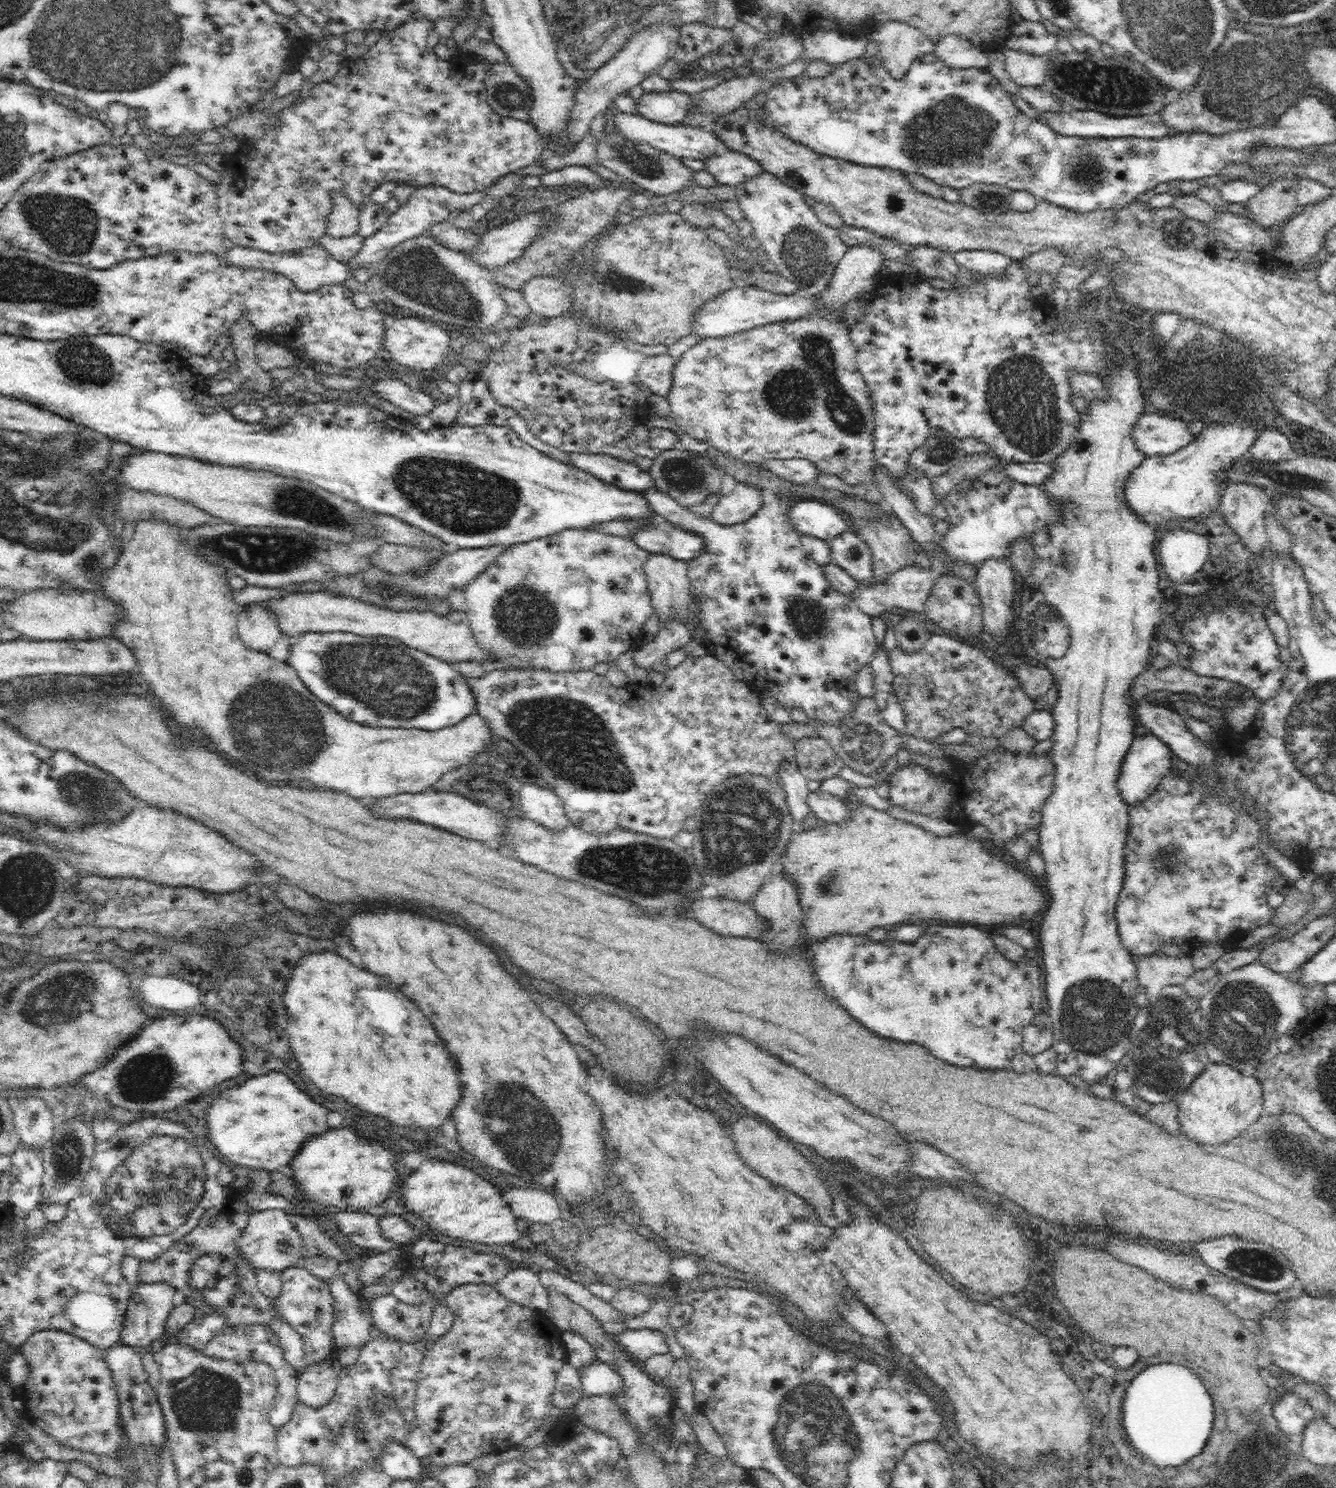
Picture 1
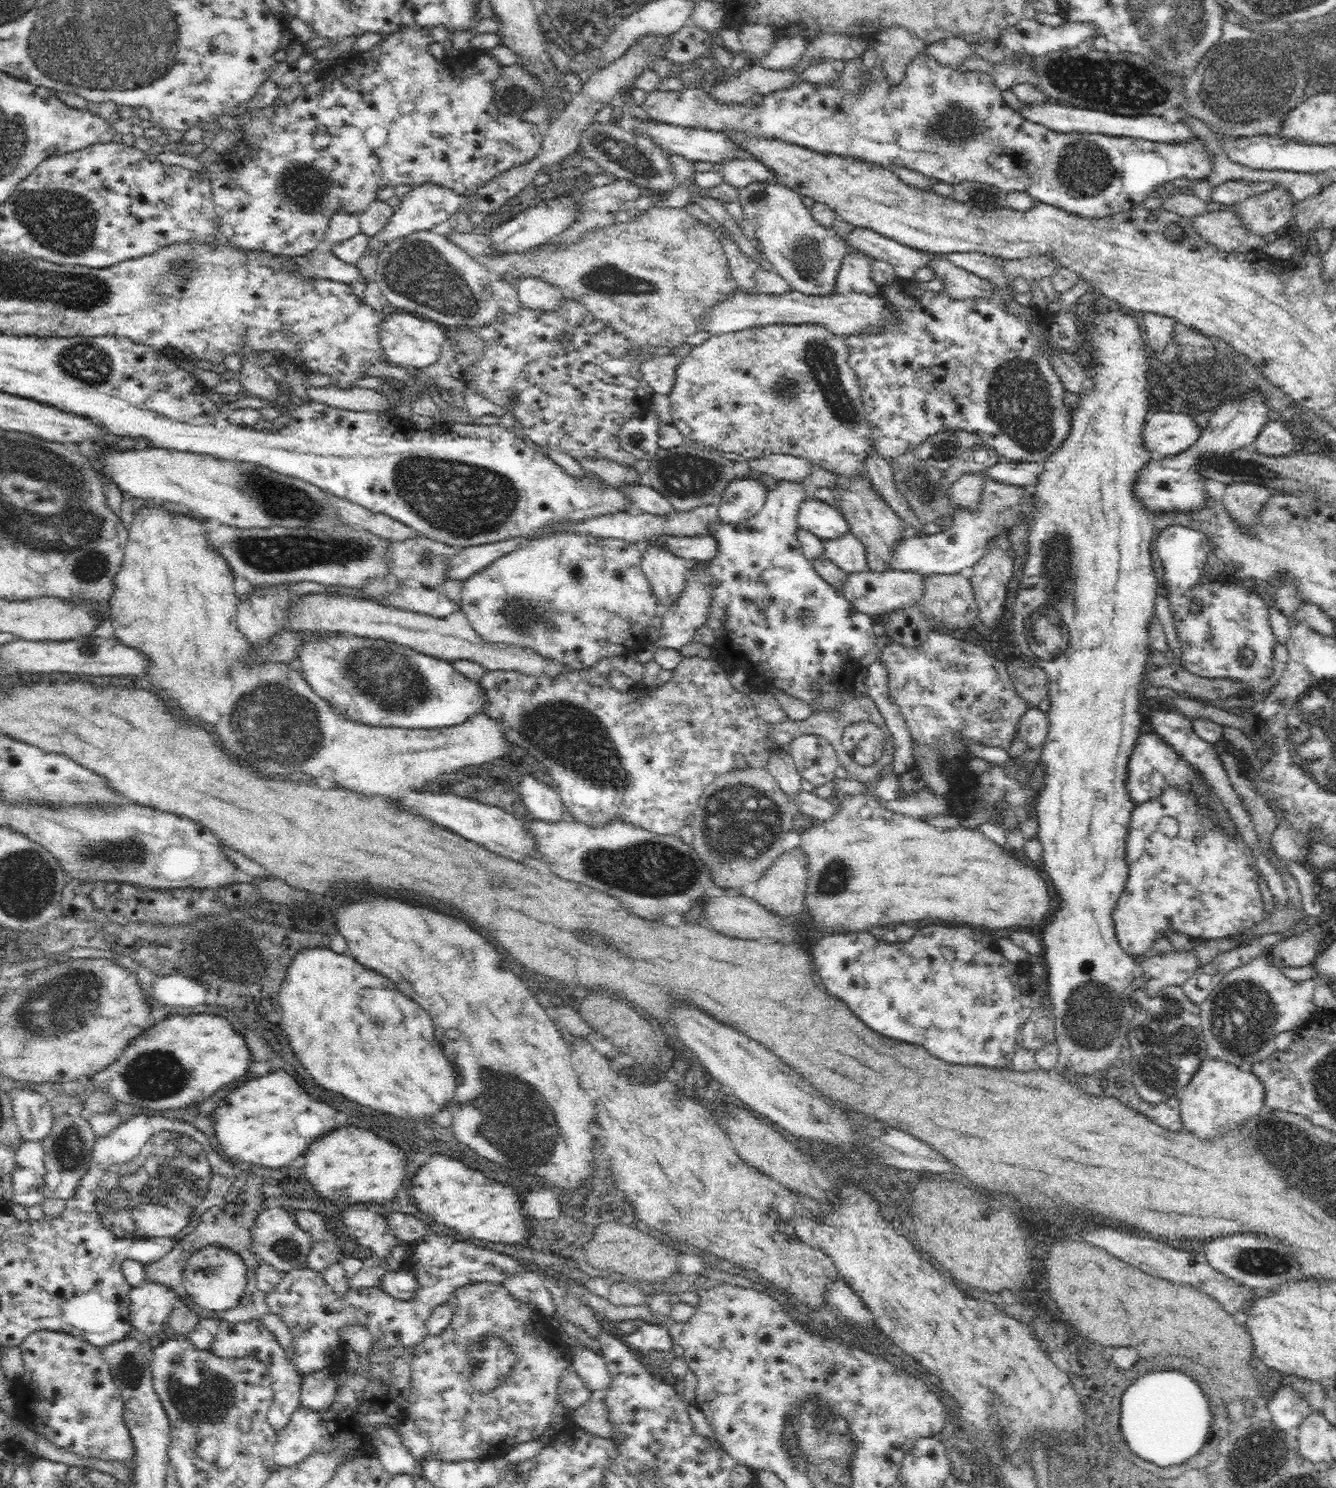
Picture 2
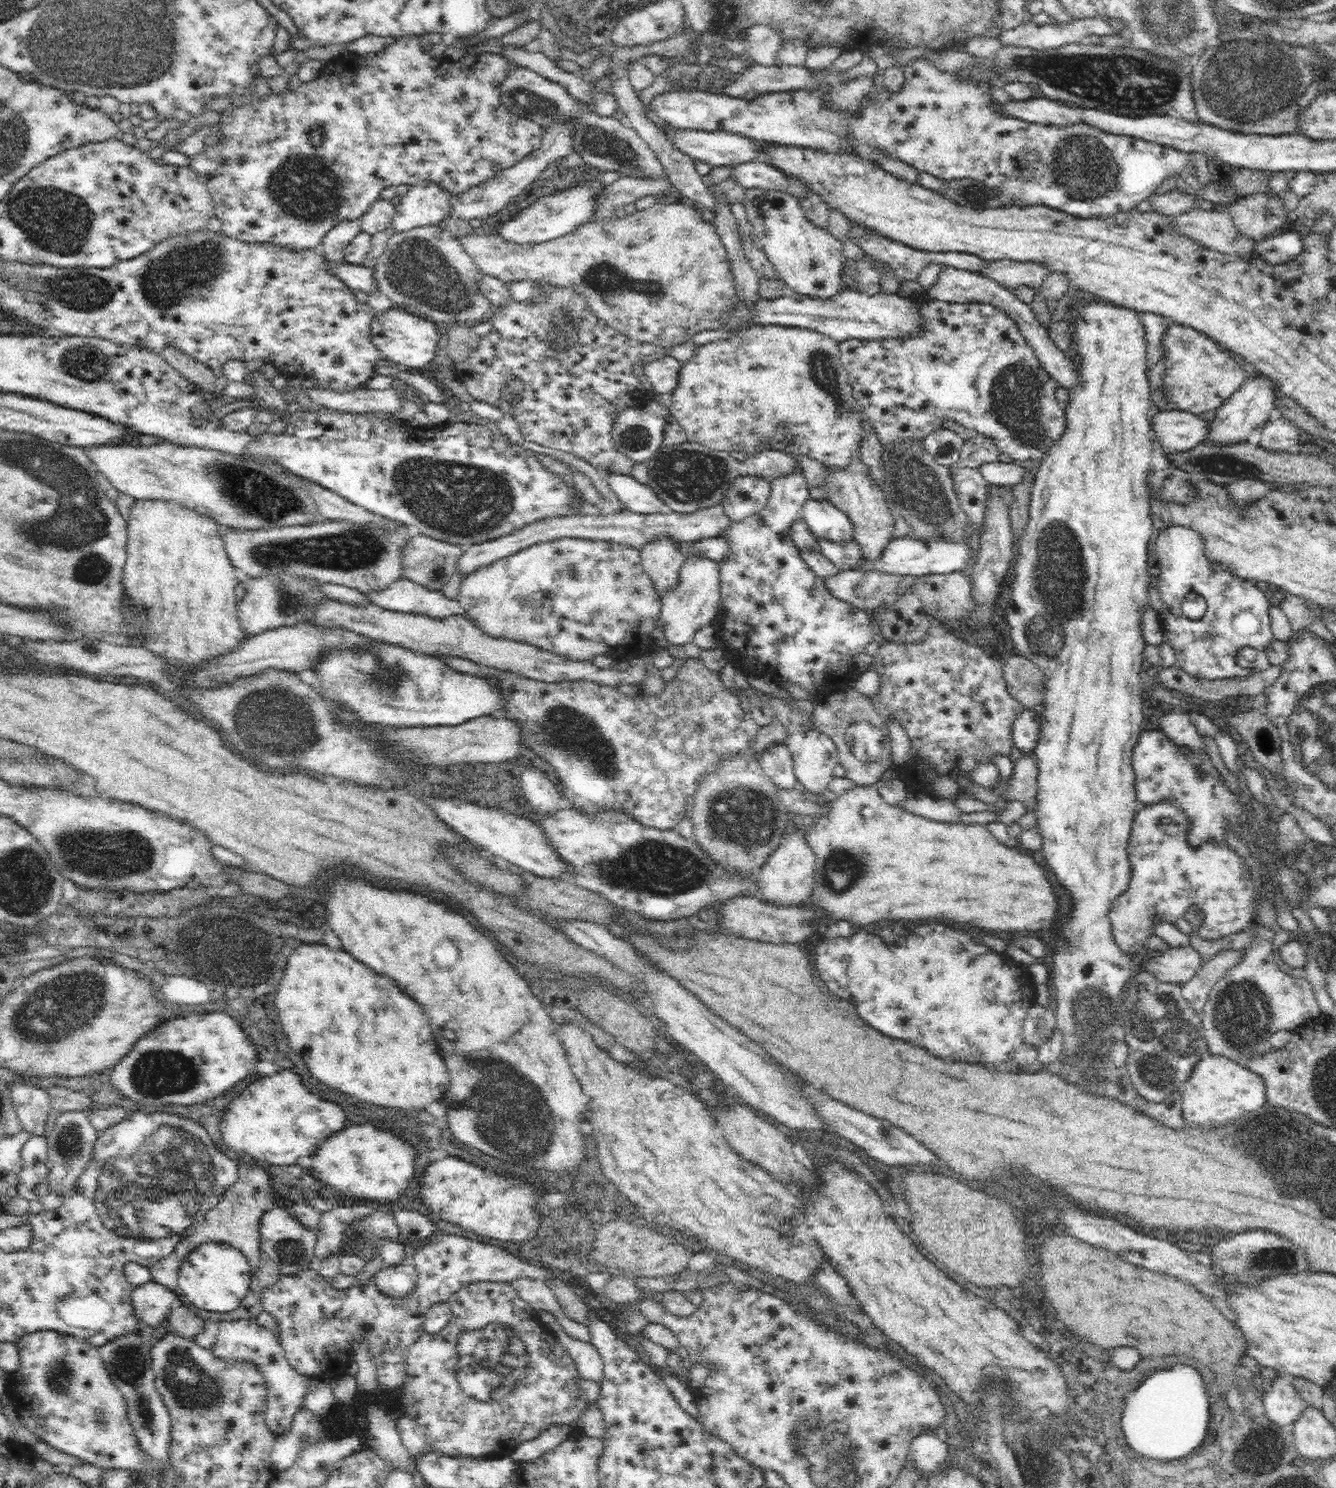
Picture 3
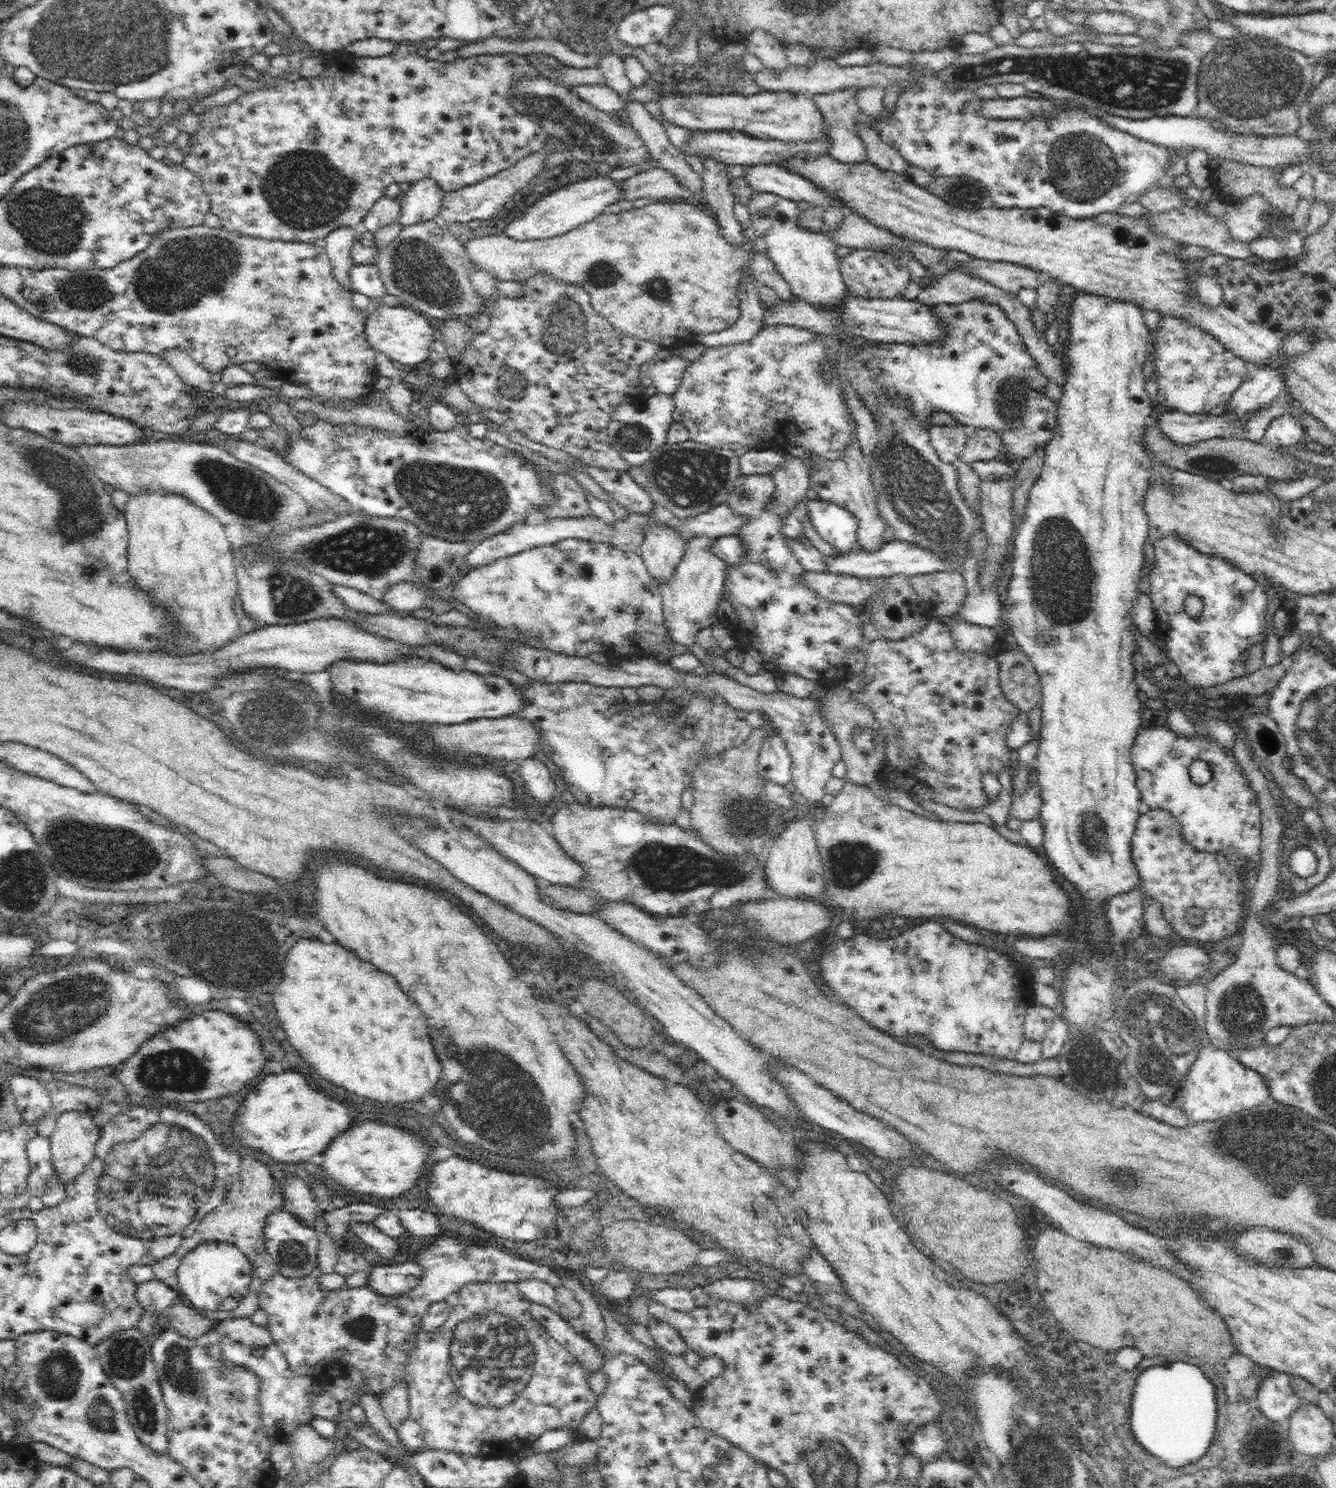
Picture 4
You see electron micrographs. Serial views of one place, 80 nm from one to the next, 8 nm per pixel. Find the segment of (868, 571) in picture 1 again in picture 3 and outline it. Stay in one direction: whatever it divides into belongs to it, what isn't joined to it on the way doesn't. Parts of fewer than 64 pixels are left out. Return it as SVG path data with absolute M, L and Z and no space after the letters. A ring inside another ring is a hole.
M853 537L848 540L818 539L818 550L829 558L840 571L862 569L865 563L860 544Z

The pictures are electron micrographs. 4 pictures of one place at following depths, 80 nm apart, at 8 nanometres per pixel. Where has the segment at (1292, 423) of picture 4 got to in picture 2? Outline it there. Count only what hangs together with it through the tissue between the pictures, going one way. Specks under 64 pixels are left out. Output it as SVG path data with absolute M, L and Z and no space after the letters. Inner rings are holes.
M1268 421L1256 439L1256 453L1266 457L1283 457L1294 453L1290 431L1279 421Z

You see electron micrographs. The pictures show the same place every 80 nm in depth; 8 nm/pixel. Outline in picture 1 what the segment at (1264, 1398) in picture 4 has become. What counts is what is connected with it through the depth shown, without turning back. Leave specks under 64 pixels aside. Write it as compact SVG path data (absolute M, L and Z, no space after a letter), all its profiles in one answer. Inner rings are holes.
M1291 1387L1274 1406L1273 1416L1279 1423L1279 1430L1288 1436L1303 1436L1306 1427L1316 1419L1310 1400L1294 1393Z

